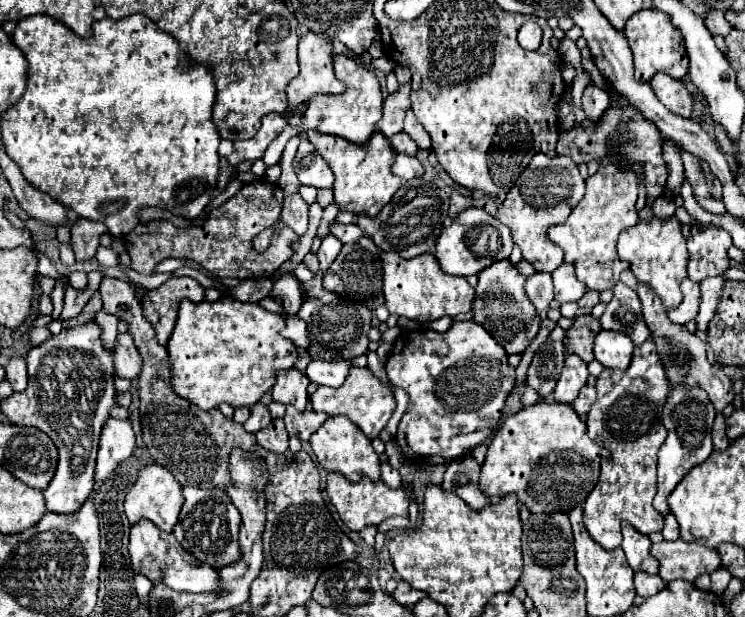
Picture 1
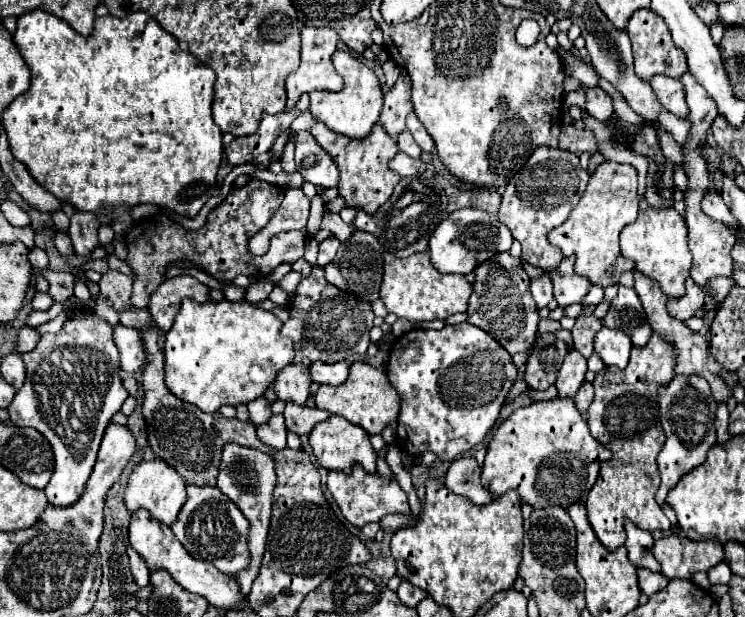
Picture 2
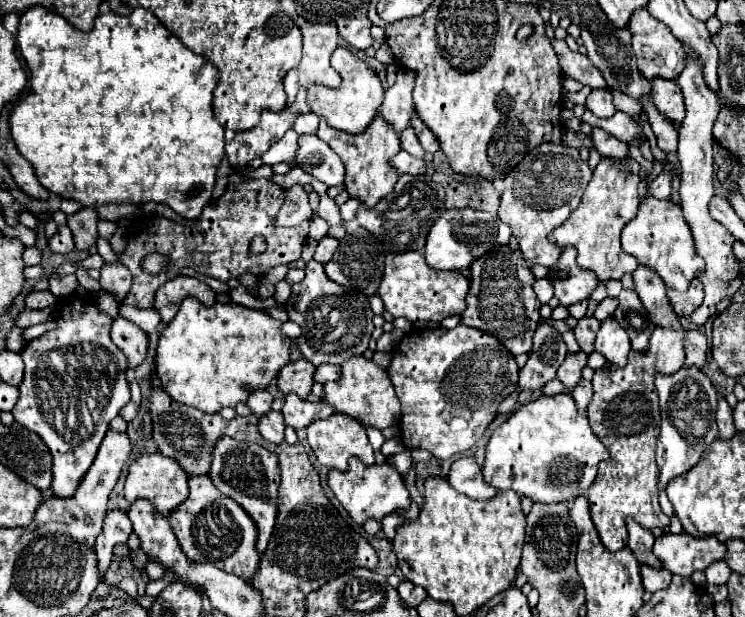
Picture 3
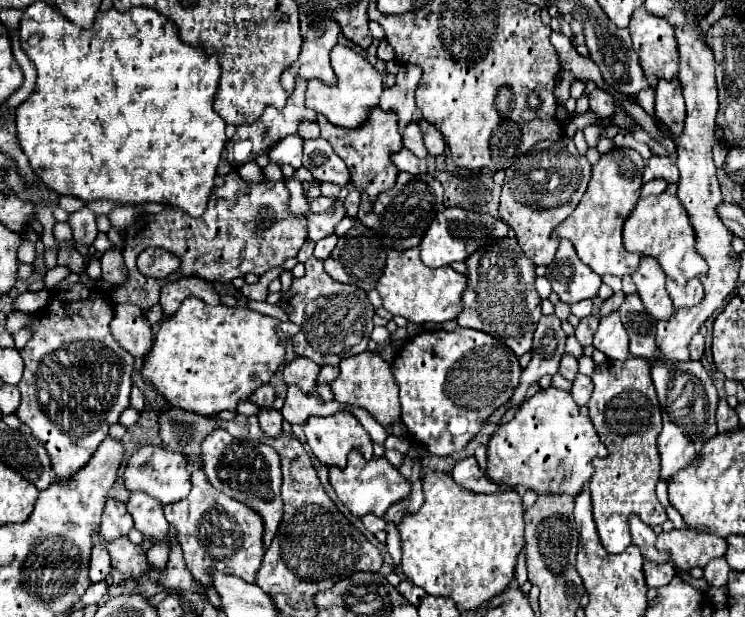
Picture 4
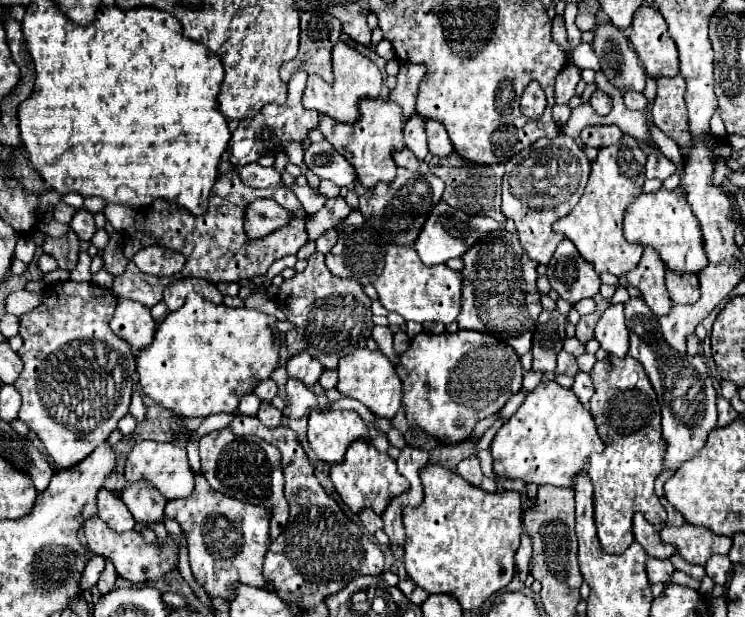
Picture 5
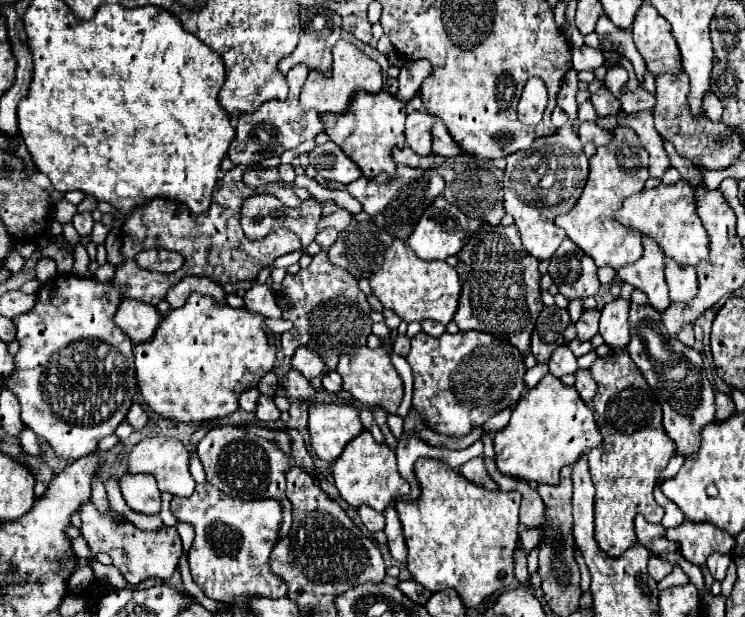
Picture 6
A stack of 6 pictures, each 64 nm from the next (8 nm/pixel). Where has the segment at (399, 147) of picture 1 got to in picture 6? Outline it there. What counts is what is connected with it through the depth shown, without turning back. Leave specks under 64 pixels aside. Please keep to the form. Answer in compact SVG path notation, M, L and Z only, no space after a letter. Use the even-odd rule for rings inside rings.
M426 110L410 112L406 118L406 144L420 156L428 156L432 150L432 124L434 116Z

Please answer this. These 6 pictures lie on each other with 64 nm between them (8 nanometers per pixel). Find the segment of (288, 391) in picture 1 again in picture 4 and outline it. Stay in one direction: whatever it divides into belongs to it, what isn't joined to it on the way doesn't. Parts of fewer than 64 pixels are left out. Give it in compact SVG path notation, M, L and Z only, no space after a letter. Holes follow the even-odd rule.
M296 356L292 362L284 366L284 380L286 384L300 386L302 392L312 392L316 386L320 366L304 356Z

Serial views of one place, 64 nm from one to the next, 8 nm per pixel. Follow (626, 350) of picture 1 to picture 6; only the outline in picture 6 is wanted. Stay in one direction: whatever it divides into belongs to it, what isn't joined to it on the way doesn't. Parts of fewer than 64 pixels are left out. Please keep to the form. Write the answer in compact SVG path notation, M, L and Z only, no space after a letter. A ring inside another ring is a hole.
M616 298L602 308L600 316L600 334L610 348L624 348L630 340L630 324L628 324L630 302Z

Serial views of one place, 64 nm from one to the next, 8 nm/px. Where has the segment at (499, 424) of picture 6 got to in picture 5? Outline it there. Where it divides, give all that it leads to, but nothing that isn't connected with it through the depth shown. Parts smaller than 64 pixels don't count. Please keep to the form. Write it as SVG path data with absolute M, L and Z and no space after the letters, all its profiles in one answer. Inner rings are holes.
M522 390L522 392L518 392L516 396L512 396L512 398L508 400L508 404L500 410L498 422L502 422L502 424L504 424L504 422L506 422L506 420L508 420L508 418L518 410L518 408L520 408L520 404L524 402L524 398L526 398L526 392L524 392L524 390Z

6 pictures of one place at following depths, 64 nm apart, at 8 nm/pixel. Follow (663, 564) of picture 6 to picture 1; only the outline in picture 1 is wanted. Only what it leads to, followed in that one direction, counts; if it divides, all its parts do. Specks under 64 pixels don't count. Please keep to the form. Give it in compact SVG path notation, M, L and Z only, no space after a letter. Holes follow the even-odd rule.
M636 572L634 576L634 586L636 586L636 592L638 596L654 596L656 592L664 590L666 588L666 582L660 580L658 574L646 574L646 572Z

